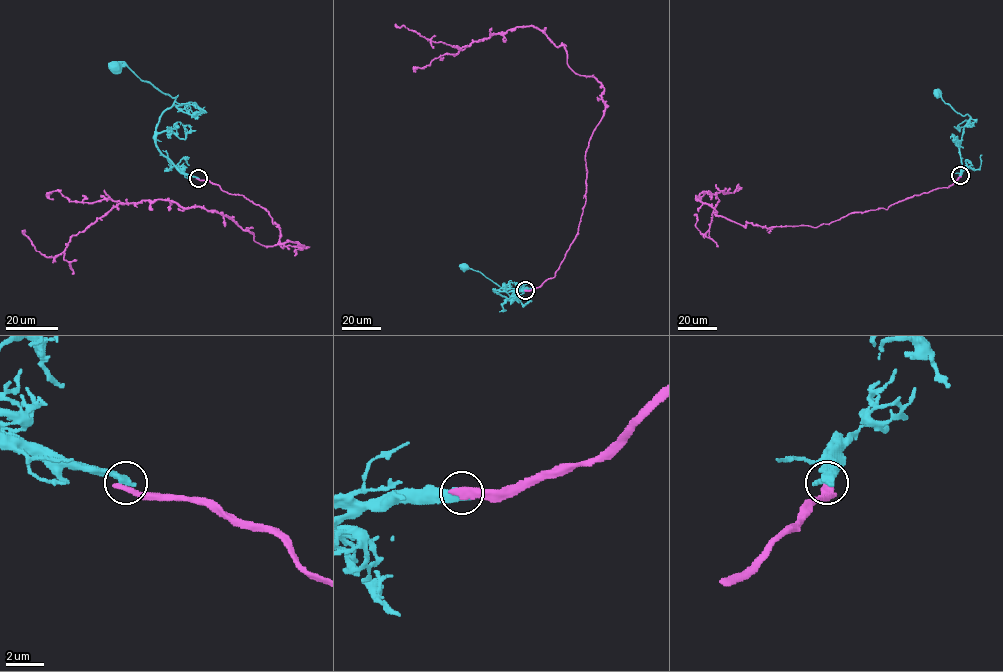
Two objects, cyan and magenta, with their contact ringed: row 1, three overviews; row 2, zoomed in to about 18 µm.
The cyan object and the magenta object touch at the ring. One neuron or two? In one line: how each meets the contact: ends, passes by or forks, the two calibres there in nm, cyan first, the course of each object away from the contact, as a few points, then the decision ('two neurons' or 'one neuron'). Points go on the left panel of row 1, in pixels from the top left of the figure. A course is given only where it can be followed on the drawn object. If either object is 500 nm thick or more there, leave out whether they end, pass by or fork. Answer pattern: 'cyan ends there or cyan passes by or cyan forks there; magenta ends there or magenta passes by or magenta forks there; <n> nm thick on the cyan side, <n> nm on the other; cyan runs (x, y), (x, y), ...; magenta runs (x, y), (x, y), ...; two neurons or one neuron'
cyan ends there; magenta ends there; 440 nm thick on the cyan side, 440 nm on the other; cyan runs (198, 178), (183, 173), (156, 144), (159, 118), (178, 96), (171, 97), (142, 81), (126, 65), (115, 67); magenta runs (197, 178), (268, 212), (282, 248), (304, 247), (264, 246), (170, 200), (118, 203), (53, 257), (22, 230); two neurons

